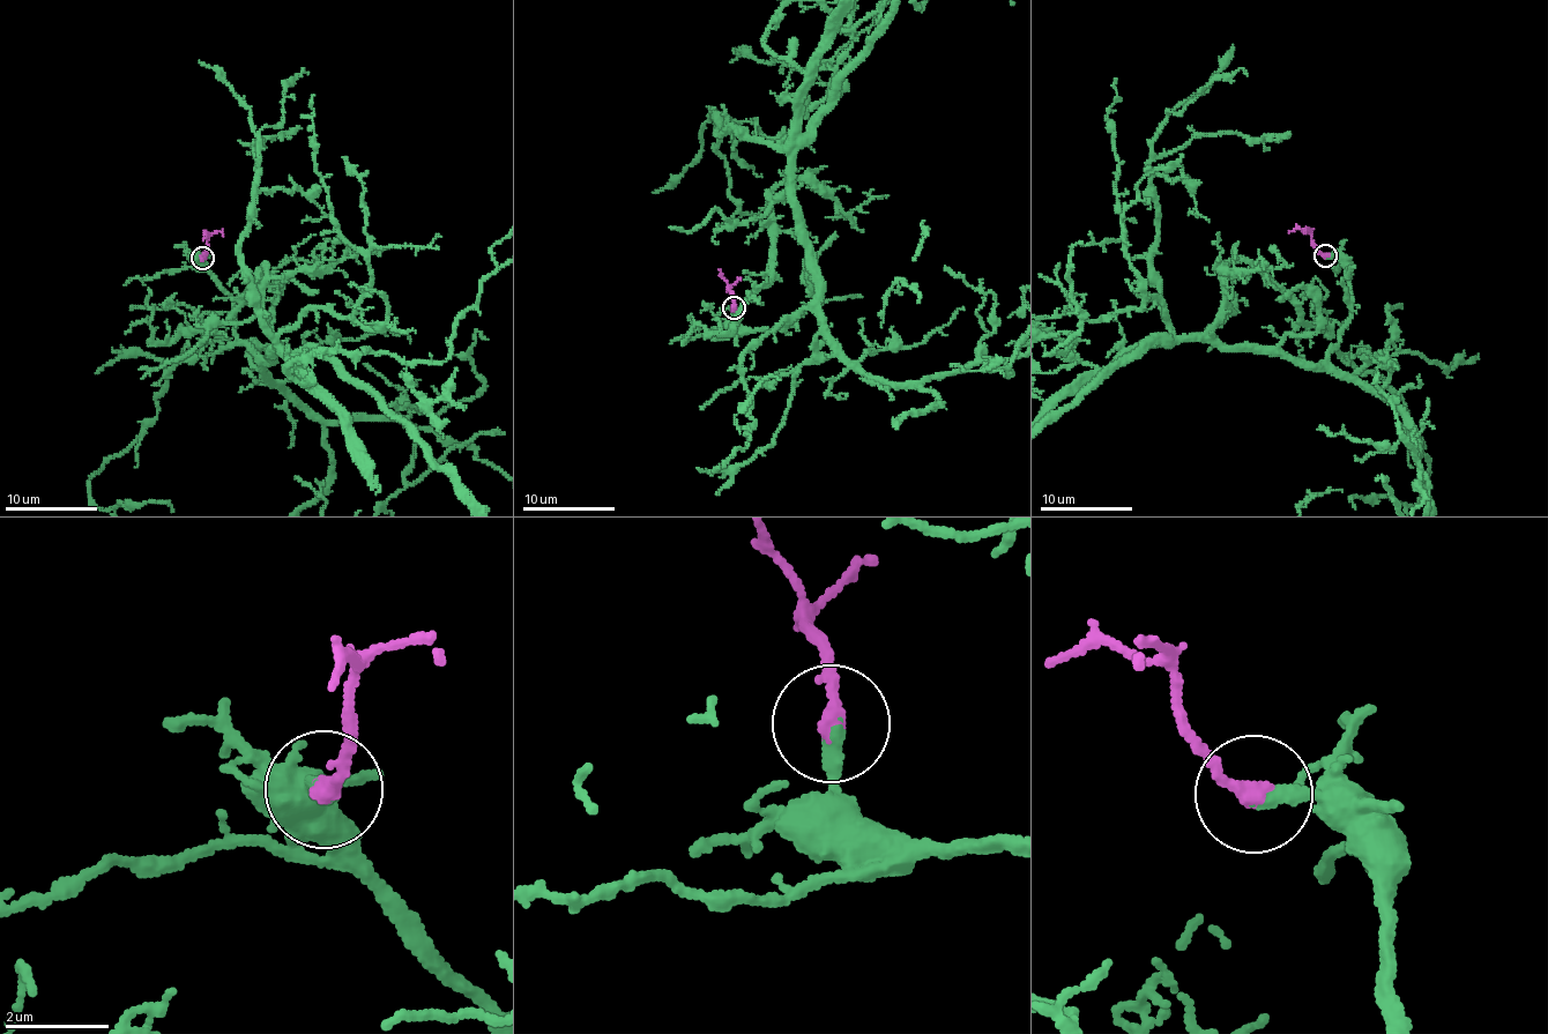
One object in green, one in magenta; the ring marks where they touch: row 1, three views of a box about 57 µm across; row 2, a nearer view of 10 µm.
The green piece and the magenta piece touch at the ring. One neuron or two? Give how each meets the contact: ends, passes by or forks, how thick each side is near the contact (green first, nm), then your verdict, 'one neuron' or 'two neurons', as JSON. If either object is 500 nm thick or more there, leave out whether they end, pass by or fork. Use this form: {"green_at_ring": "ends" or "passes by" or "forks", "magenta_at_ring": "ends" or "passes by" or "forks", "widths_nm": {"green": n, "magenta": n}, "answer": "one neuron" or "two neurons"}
{"green_at_ring": "ends", "magenta_at_ring": "ends", "widths_nm": {"green": 280, "magenta": 360}, "answer": "one neuron"}

